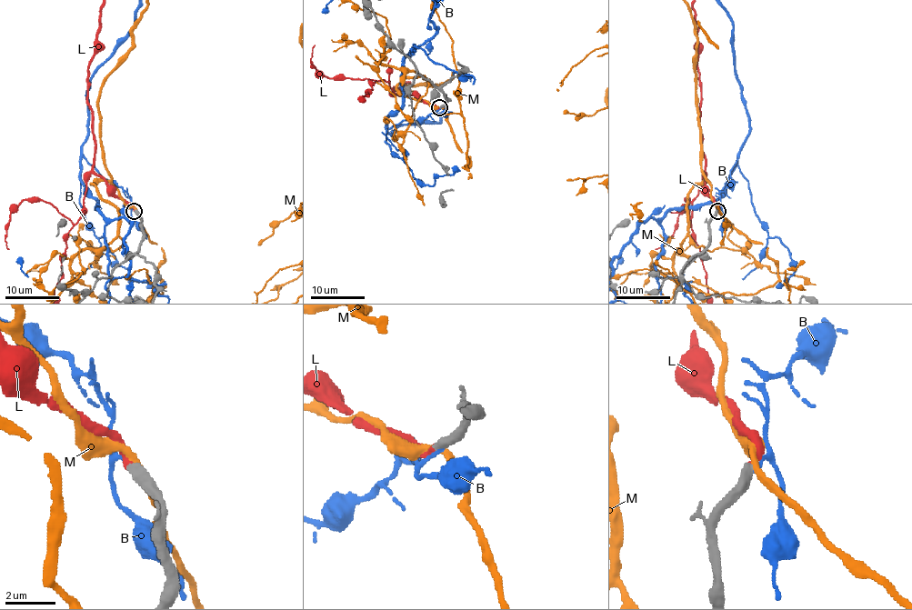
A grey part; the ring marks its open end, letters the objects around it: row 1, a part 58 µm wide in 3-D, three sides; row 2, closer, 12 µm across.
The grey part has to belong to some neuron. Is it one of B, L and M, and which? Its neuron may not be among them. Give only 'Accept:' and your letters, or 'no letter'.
Accept: L

